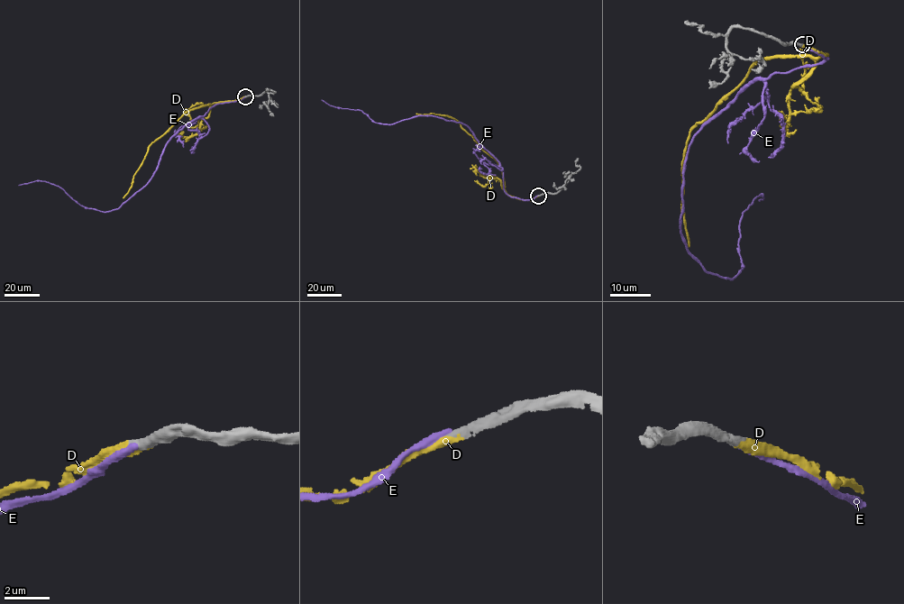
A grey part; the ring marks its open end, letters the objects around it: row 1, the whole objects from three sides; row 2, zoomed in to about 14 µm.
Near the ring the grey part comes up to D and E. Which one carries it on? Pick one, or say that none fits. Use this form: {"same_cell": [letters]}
{"same_cell": ["D"]}

